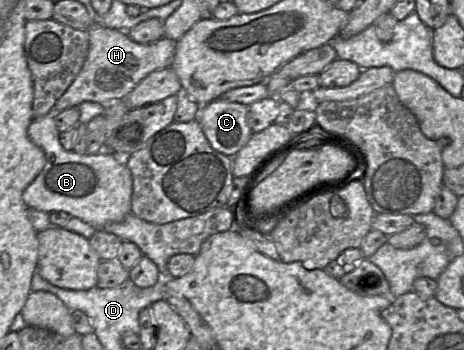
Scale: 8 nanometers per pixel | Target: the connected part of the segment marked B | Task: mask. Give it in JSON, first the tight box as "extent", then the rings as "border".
{"extent":[22,109,133,229],"border":[[[57,109],[41,117],[35,117],[28,127],[28,136],[46,154],[46,164],[38,176],[25,188],[22,198],[28,208],[45,212],[65,211],[97,229],[122,221],[131,213],[133,176],[125,163],[125,157],[111,151],[79,154],[67,150],[60,141],[60,131],[55,123]]]}

